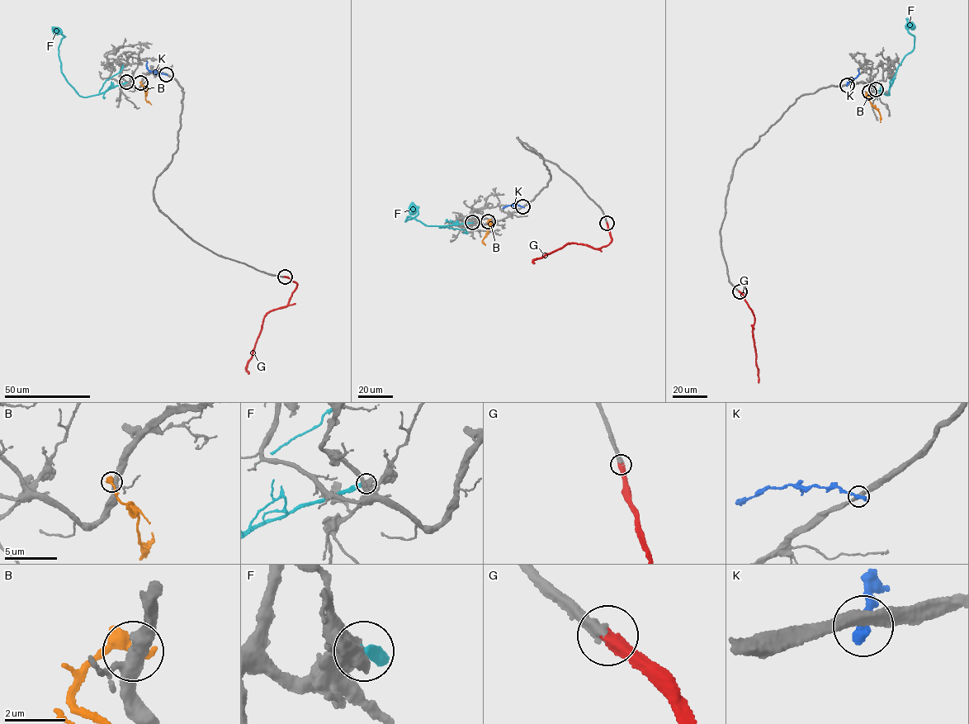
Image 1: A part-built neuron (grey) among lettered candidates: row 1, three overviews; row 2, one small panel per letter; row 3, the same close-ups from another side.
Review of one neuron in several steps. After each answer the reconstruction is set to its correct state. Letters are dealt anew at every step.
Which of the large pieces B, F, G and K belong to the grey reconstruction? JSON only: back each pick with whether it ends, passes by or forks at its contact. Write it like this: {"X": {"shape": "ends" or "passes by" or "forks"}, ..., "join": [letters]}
{"G": {"shape": "ends"}, "join": ["G"]}

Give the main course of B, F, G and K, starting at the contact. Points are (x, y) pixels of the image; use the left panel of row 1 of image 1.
B: (140, 82), (144, 88), (145, 99), (151, 104)
F: (126, 82), (96, 95), (80, 96), (61, 70), (59, 45), (63, 36), (52, 26)
G: (285, 276), (297, 284), (295, 289), (286, 305), (271, 310), (264, 317), (248, 364), (248, 374)
K: (165, 74), (149, 71), (146, 61)

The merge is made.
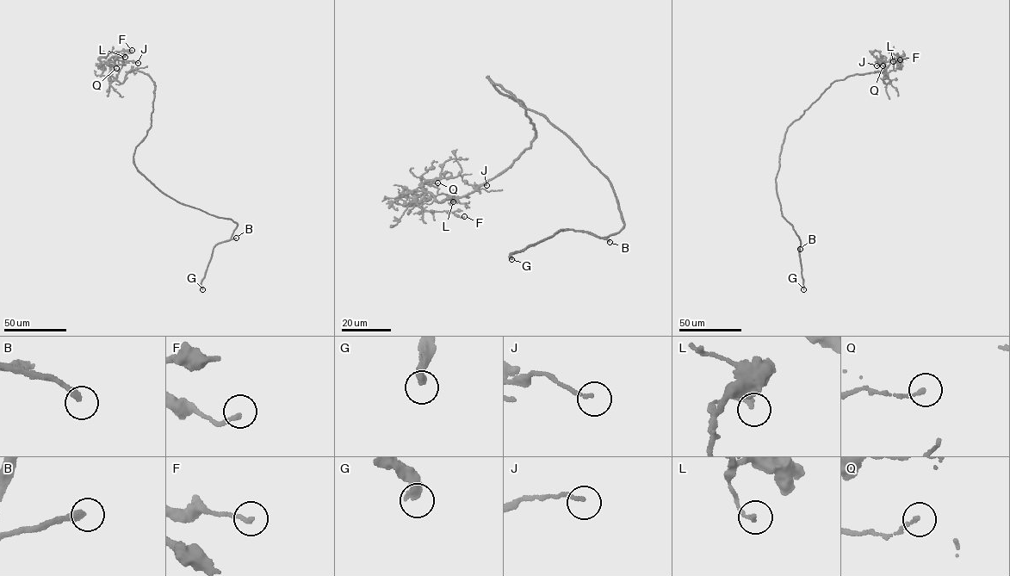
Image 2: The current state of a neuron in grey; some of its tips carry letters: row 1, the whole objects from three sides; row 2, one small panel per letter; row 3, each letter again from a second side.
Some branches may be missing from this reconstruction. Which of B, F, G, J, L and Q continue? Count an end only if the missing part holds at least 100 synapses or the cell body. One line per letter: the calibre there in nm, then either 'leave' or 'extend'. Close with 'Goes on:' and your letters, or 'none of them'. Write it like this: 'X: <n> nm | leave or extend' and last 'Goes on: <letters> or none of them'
B: 240 nm | extend
F: 180 nm | leave
G: 360 nm | extend
J: 160 nm | leave
L: 200 nm | leave
Q: 150 nm | leave
Goes on: B, G

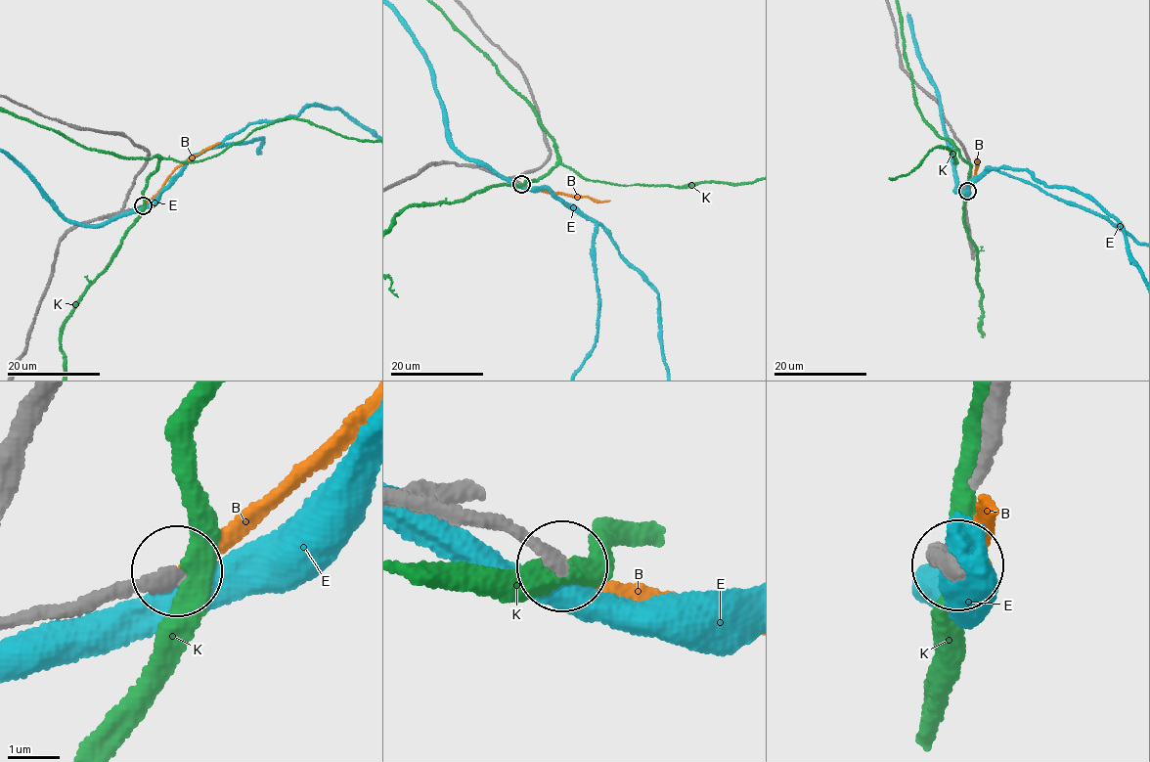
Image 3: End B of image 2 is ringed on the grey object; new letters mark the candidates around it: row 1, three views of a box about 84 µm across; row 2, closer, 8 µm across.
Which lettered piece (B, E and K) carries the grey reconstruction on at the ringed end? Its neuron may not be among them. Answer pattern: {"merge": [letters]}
{"merge": ["B"]}

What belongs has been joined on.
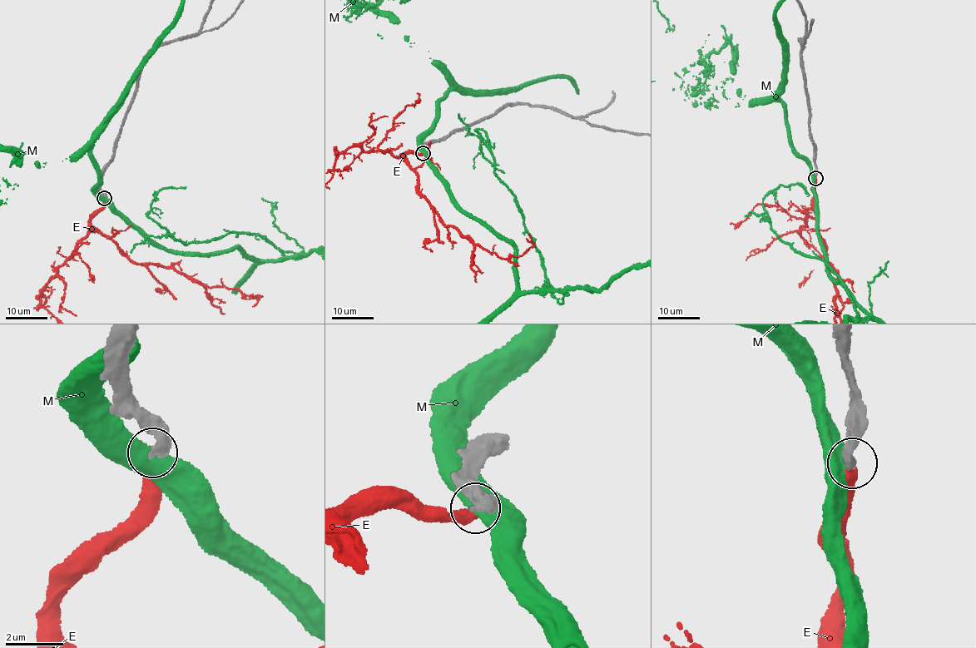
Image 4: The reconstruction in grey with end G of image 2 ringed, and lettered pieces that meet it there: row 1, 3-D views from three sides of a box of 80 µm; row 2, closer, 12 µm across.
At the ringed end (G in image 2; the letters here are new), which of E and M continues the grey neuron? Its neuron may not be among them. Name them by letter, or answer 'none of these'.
E

